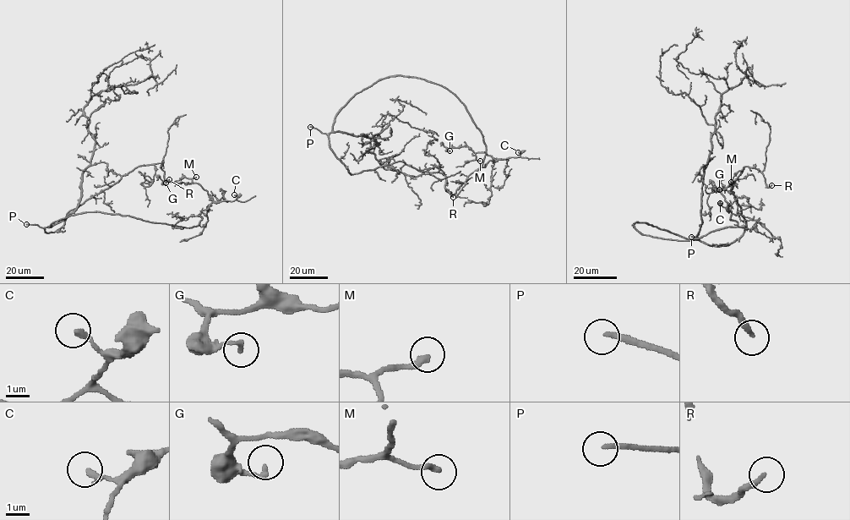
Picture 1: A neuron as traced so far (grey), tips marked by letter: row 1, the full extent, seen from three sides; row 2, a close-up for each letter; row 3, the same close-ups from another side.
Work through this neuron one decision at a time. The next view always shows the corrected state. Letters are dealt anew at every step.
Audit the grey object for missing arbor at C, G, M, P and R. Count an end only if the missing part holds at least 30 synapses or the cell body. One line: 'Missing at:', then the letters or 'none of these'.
Missing at: M, P

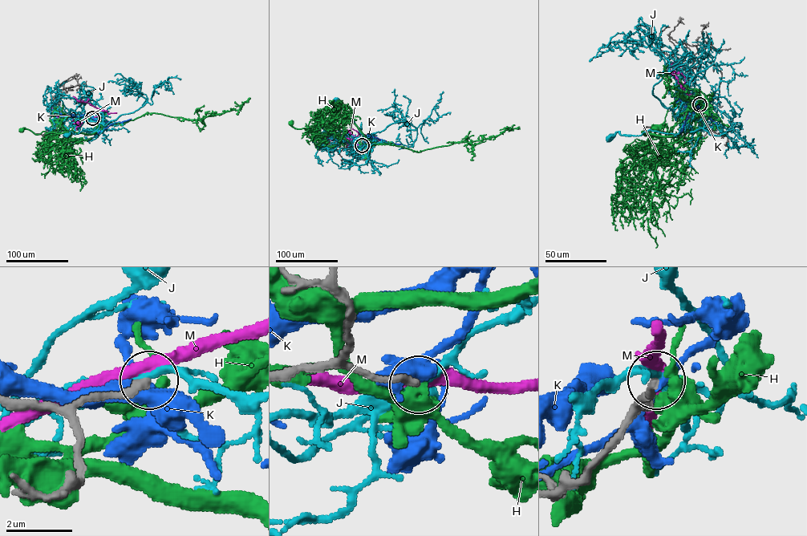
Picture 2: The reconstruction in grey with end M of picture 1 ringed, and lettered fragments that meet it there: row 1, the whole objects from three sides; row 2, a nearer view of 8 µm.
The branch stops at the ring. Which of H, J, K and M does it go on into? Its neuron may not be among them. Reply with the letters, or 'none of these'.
none of these

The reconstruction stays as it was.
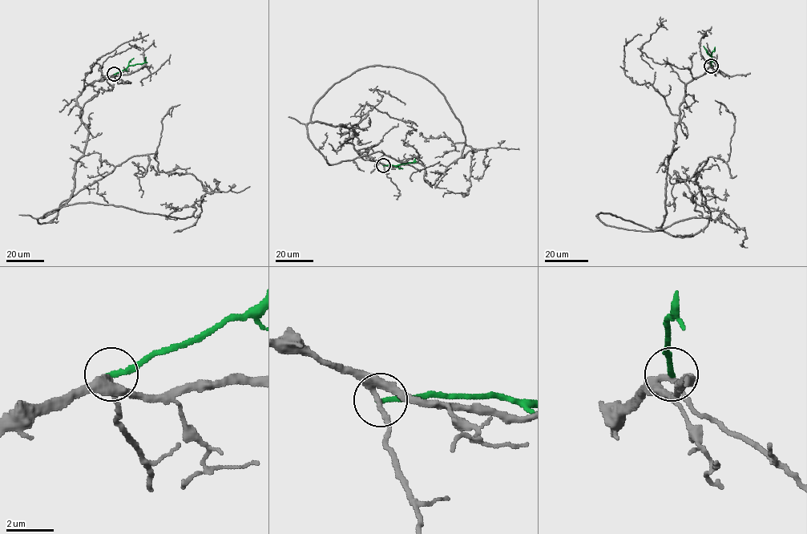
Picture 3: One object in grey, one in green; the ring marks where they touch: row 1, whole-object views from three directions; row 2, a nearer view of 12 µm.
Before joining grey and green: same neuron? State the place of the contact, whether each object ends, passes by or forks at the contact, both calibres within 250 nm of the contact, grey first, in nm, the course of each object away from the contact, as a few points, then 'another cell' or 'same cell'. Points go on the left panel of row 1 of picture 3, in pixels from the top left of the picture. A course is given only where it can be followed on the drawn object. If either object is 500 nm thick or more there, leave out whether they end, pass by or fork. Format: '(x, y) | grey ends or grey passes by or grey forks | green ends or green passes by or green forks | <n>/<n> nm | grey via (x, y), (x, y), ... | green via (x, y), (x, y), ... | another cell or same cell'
(114, 74) | grey passes by | green ends | 240/240 nm | grey via (114, 74), (77, 98), (88, 137), (74, 191), (42, 217), (93, 203), (185, 218), (204, 195), (174, 232) | green via (114, 74), (130, 65), (143, 63), (145, 57) | another cell

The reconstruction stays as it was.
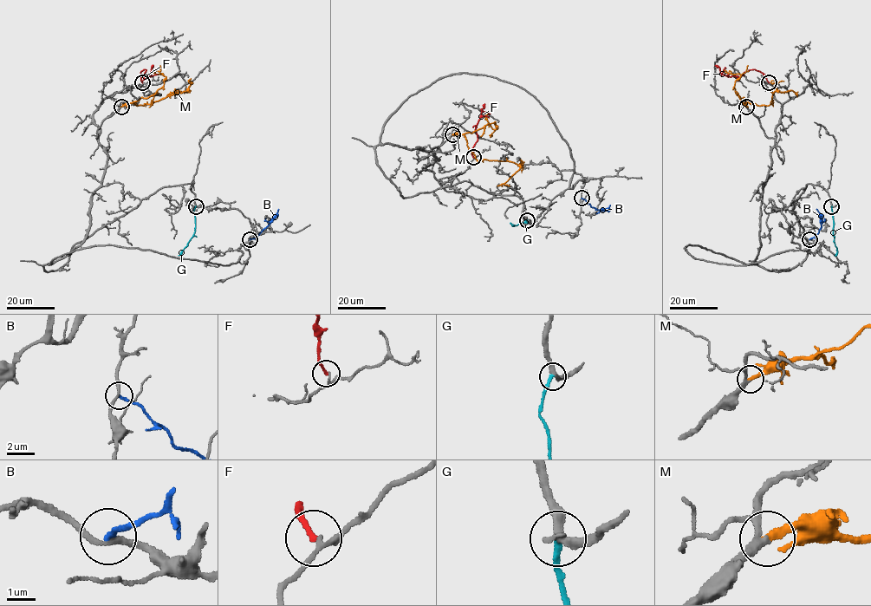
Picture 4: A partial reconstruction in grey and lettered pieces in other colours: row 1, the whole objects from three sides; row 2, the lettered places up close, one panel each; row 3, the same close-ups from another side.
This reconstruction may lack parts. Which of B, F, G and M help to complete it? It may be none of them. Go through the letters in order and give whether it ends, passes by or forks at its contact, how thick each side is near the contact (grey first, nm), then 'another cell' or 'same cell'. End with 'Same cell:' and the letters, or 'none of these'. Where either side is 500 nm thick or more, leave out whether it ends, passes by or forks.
B: it ends; calibres 200 and 190 nm; another cell
F: it ends; calibres 80 and 180 nm; another cell
G: it ends; calibres 280 and 240 nm; same cell
M: it ends; calibres 240 and 280 nm; another cell
Same cell: G

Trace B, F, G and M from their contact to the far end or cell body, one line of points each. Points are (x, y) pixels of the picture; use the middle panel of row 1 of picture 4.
B: (581, 198), (597, 210), (607, 209), (610, 205)
F: (473, 158), (471, 152), (477, 140), (475, 129), (484, 103)
G: (527, 220), (514, 225), (510, 223)
M: (452, 134), (464, 135), (468, 149), (477, 159), (510, 161), (518, 166), (520, 168), (507, 180), (497, 186)

